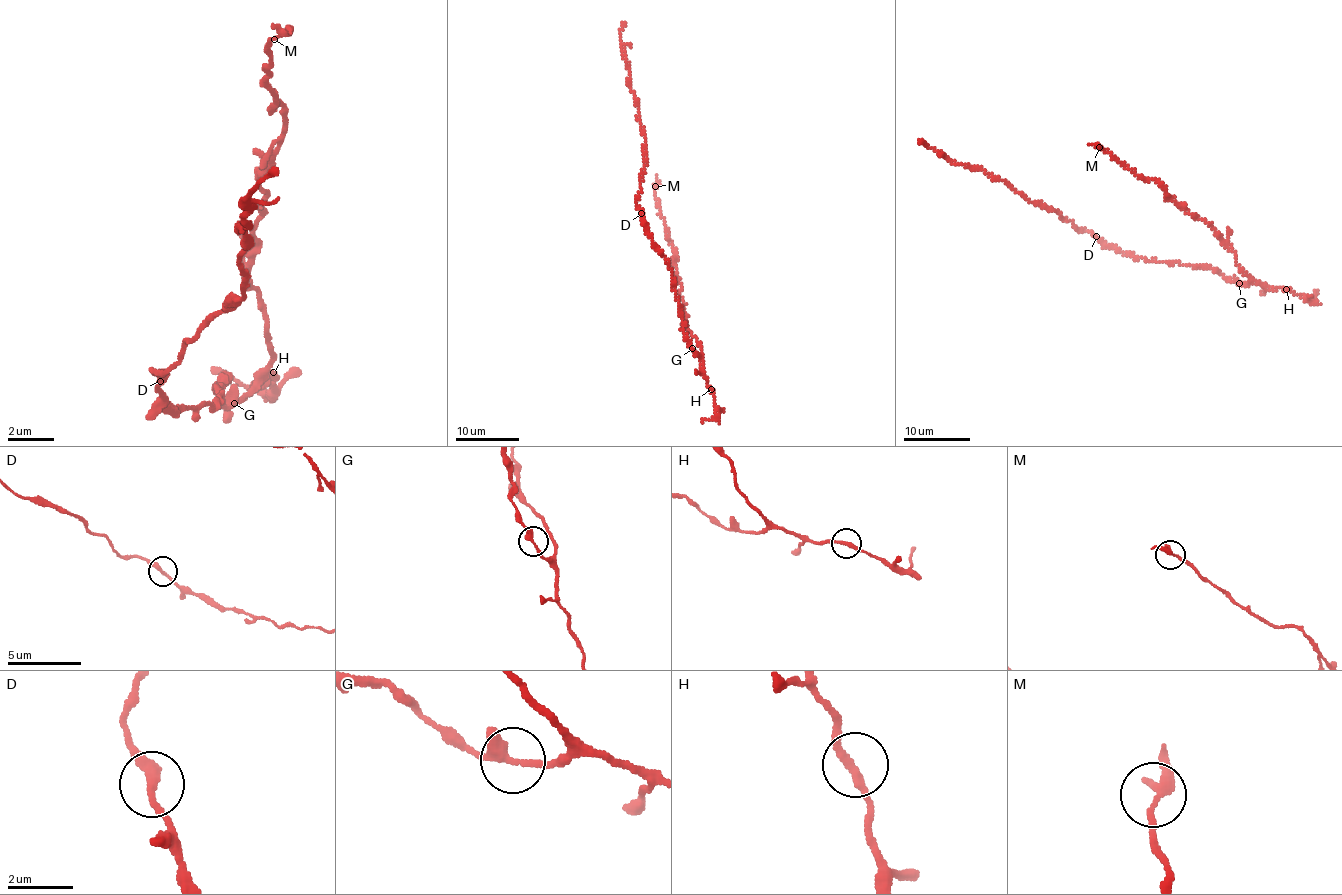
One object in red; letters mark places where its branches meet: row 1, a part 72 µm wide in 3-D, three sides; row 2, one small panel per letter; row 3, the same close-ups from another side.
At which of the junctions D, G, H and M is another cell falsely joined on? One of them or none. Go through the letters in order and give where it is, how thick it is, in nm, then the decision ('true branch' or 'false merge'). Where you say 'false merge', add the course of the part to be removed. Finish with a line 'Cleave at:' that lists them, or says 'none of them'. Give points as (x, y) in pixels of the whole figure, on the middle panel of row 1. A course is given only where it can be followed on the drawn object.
D: at (641, 213); 280 nm thick; false merge; foreign part runs (641, 214), (637, 195), (640, 176), (647, 166), (645, 137), (622, 45), (620, 29), (624, 23)
G: at (692, 348); 320 nm thick; true branch
H: at (711, 389); 240 nm thick; true branch
M: at (655, 186); 280 nm thick; true branch
Cleave at: D

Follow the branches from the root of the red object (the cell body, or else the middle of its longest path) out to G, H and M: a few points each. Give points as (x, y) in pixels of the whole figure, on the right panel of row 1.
G: (1175, 263), (1212, 267), (1238, 283)
H: (1175, 263), (1212, 267), (1231, 281), (1247, 284), (1253, 281), (1270, 288), (1286, 289)
M: (1175, 263), (1250, 281), (1208, 224), (1155, 180), (1134, 175), (1099, 147)

